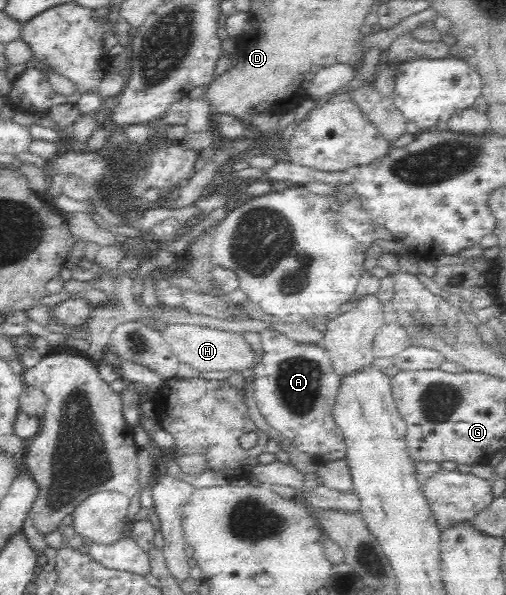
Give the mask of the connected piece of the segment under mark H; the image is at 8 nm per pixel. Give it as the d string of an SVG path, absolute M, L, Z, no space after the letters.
M170 324L162 333L170 351L180 363L190 365L196 372L218 372L243 375L254 370L262 362L263 355L258 355L252 345L240 333L221 331L212 327L189 324Z

